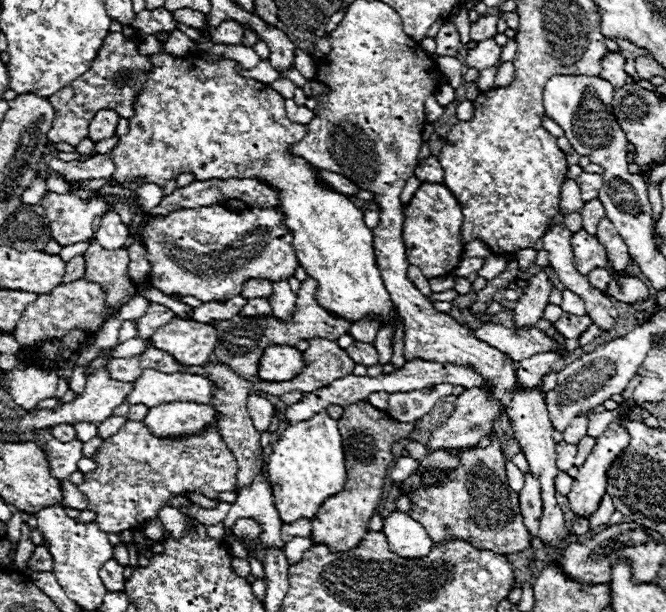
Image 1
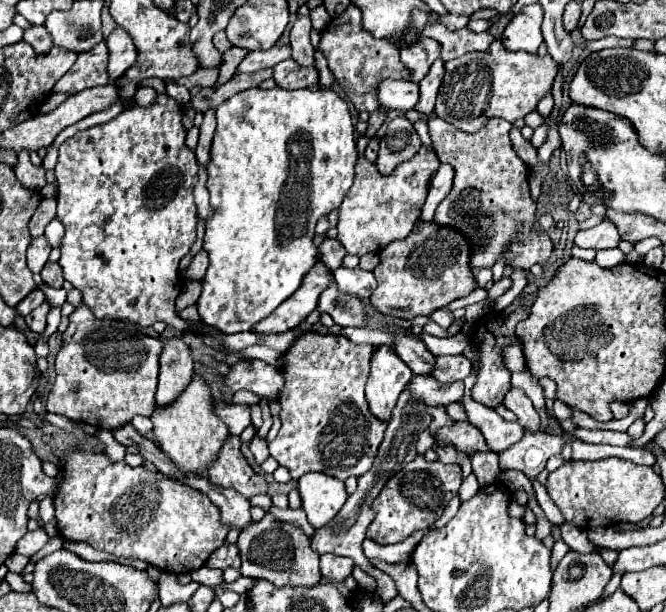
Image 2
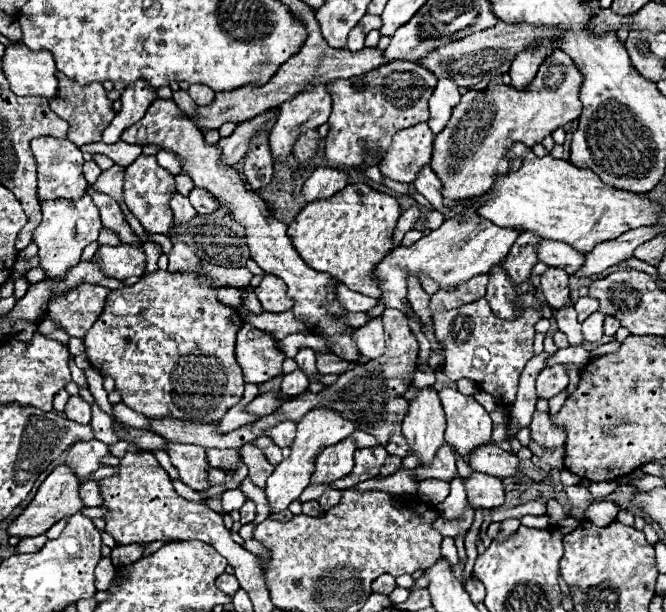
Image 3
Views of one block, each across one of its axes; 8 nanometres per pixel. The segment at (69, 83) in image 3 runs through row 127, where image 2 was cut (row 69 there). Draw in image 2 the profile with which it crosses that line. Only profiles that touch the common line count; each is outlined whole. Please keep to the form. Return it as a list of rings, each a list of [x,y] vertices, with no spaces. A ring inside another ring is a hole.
[[[100,42],[90,52],[78,54],[74,66],[54,84],[52,92],[64,92],[66,96],[74,96],[86,88],[110,84],[106,60],[108,60],[106,42]]]

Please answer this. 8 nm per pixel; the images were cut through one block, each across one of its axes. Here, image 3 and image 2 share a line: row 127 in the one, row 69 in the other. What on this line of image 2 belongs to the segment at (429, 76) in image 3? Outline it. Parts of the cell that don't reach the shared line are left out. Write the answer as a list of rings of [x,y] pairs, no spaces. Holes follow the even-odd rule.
[[[350,4],[346,12],[342,12],[338,18],[334,18],[320,36],[320,52],[328,60],[328,68],[336,76],[336,82],[346,92],[348,100],[356,106],[358,112],[376,112],[378,106],[378,82],[384,80],[410,80],[410,70],[402,66],[402,60],[398,56],[398,38],[374,38],[368,30],[362,30],[362,10],[358,6]]]

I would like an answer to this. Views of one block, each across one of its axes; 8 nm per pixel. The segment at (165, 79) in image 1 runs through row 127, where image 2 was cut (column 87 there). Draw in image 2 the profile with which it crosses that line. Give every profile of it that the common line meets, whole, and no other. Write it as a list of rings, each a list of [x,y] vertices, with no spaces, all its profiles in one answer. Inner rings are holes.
[[[158,94],[156,102],[148,108],[128,108],[122,114],[118,114],[114,120],[106,122],[106,124],[98,124],[92,126],[88,130],[76,132],[72,138],[68,138],[60,150],[58,150],[58,164],[54,168],[56,172],[56,180],[58,180],[58,220],[64,224],[66,234],[62,240],[62,256],[60,256],[60,266],[64,270],[64,278],[78,288],[84,294],[84,304],[94,312],[96,318],[116,318],[116,320],[132,320],[140,326],[152,326],[154,322],[162,320],[168,326],[176,328],[176,330],[188,330],[188,322],[182,322],[182,318],[176,314],[176,298],[182,292],[182,284],[180,284],[180,272],[178,272],[178,264],[180,260],[190,252],[194,240],[196,240],[196,226],[198,226],[198,210],[194,204],[194,196],[192,196],[192,188],[194,182],[198,180],[198,162],[194,156],[194,150],[190,150],[186,146],[186,130],[182,126],[182,106],[166,96],[166,94]]]

